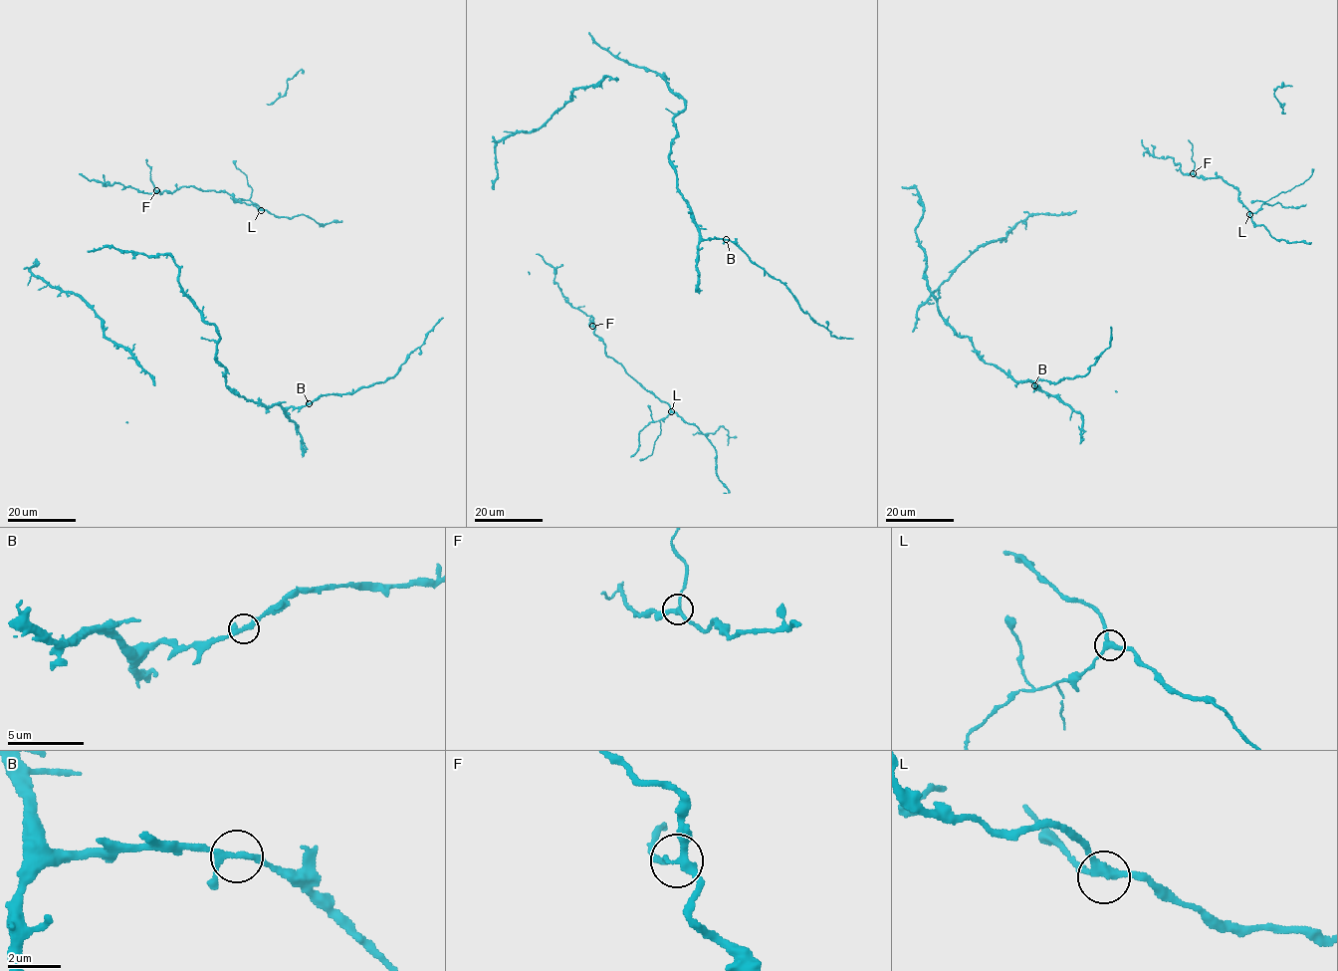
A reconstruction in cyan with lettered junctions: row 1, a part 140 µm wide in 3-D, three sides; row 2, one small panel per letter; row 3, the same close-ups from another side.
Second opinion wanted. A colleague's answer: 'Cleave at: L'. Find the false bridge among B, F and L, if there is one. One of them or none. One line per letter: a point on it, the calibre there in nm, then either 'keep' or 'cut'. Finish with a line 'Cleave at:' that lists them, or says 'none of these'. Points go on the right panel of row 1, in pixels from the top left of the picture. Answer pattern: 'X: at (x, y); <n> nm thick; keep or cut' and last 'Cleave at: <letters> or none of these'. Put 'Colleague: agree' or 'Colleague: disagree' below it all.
B: at (1034, 385); 240 nm thick; keep
F: at (1193, 173); 240 nm thick; keep
L: at (1249, 214); 320 nm thick; keep
Cleave at: none of these
Colleague: disagree

